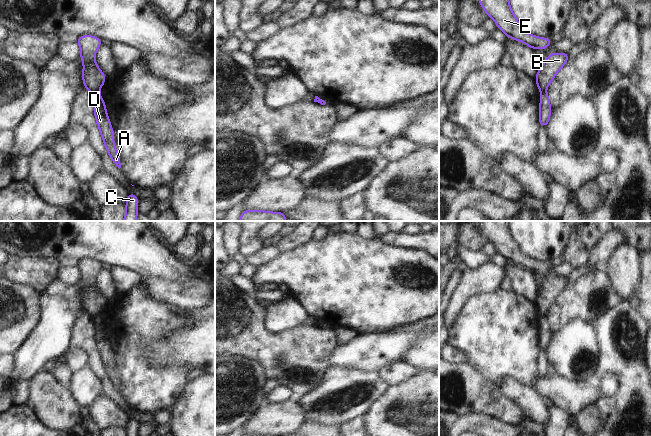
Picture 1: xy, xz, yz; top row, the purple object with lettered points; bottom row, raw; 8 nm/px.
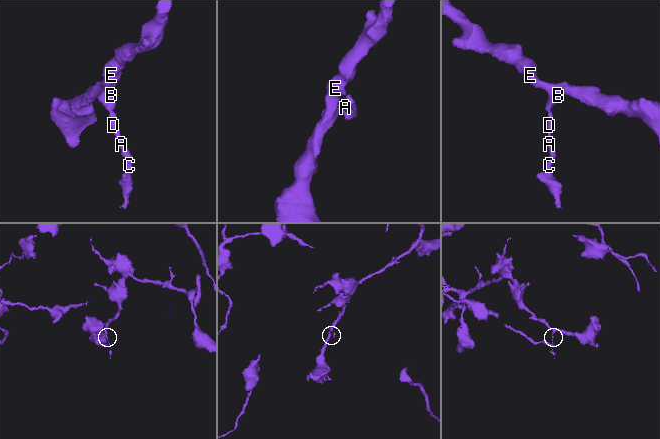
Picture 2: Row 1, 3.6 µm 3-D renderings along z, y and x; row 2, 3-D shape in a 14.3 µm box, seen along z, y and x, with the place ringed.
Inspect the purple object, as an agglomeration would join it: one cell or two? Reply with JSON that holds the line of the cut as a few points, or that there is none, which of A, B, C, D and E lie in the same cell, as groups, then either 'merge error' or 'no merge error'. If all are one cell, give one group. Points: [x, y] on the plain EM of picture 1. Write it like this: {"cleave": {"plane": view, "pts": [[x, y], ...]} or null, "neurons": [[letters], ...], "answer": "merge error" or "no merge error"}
{"cleave": {"plane": "xy", "pts": [[97, 315], [93, 318]]}, "neurons": [["A", "C", "D"], ["B", "E"]], "answer": "merge error"}

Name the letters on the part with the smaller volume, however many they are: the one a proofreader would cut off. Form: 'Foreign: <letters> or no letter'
Foreign: A, C, D.

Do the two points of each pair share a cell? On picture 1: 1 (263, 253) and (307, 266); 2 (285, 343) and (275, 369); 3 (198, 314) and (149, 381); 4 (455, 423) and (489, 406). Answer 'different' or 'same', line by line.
1: different
2: same
3: different
4: different

